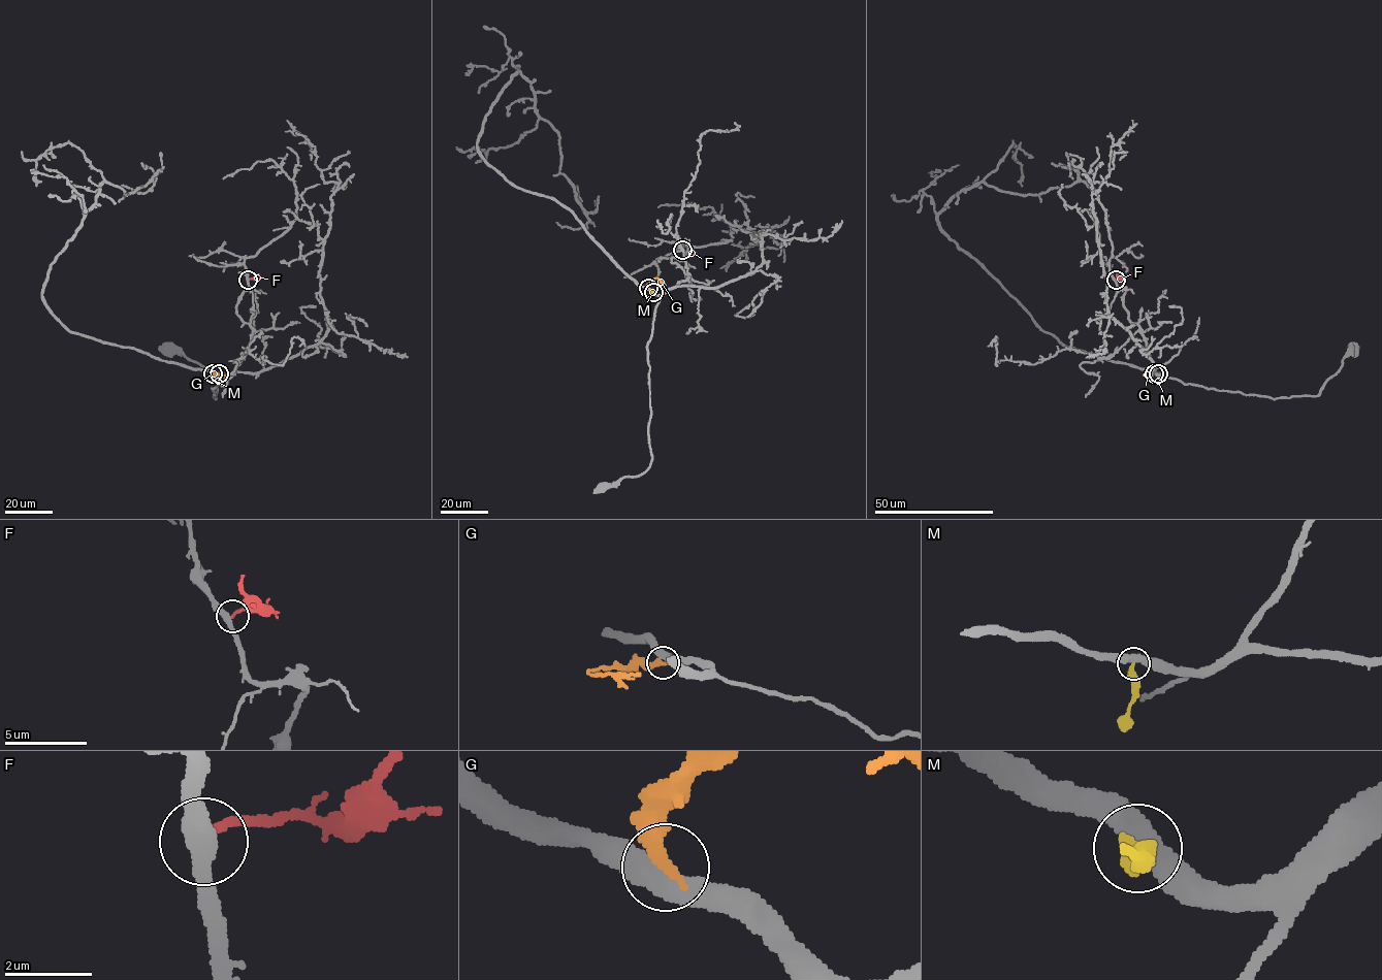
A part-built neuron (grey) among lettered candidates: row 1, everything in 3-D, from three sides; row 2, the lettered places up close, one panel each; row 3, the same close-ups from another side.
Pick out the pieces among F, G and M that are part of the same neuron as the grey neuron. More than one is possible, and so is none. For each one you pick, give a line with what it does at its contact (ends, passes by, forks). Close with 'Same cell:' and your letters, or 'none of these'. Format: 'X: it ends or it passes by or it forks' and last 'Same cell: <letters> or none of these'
F: it ends
Same cell: F

